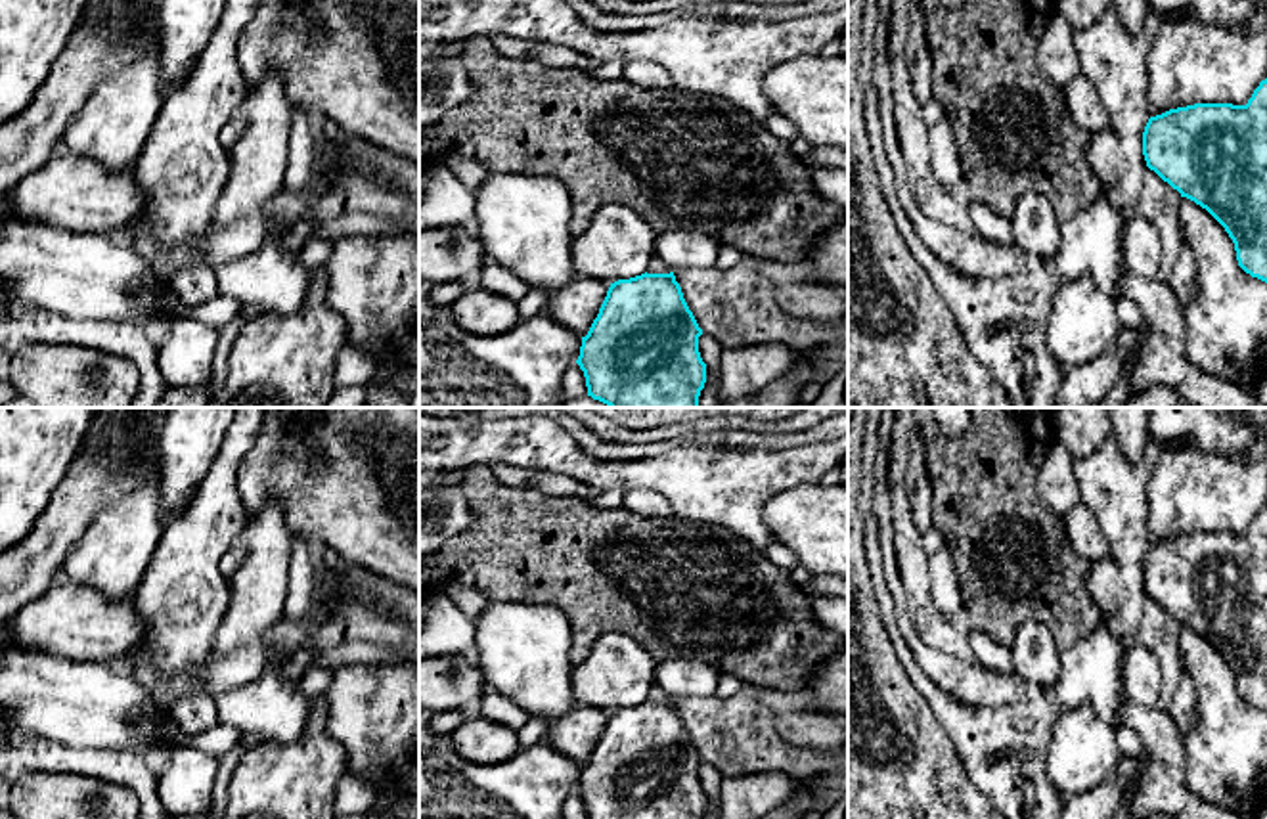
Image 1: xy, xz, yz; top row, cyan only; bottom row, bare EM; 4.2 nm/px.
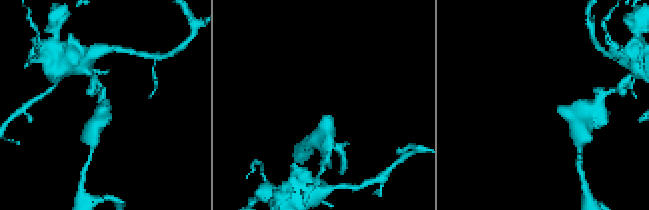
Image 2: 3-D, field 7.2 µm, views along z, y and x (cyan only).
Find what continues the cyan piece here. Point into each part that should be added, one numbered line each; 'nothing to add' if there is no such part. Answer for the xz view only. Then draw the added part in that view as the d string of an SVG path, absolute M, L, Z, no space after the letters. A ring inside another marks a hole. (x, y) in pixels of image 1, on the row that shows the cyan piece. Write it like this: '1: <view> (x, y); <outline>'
1: xz (657, 265); M653 251L647 266L647 274L670 274L670 266Z

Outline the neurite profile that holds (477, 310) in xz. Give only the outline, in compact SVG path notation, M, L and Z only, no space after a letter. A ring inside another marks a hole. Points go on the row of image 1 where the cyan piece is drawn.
M484 287L467 289L452 304L456 321L471 335L501 335L517 325L517 302Z

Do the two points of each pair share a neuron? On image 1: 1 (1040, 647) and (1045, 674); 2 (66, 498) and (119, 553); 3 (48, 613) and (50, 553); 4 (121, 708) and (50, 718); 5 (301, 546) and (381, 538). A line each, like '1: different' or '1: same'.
1: same
2: different
3: different
4: same
5: different

